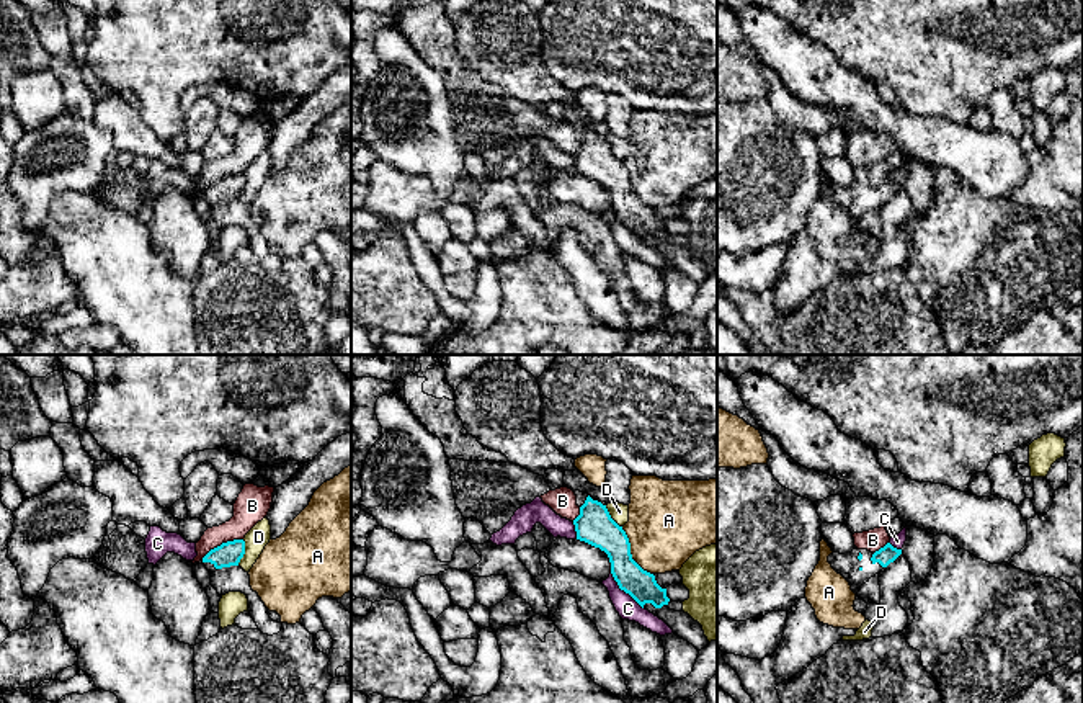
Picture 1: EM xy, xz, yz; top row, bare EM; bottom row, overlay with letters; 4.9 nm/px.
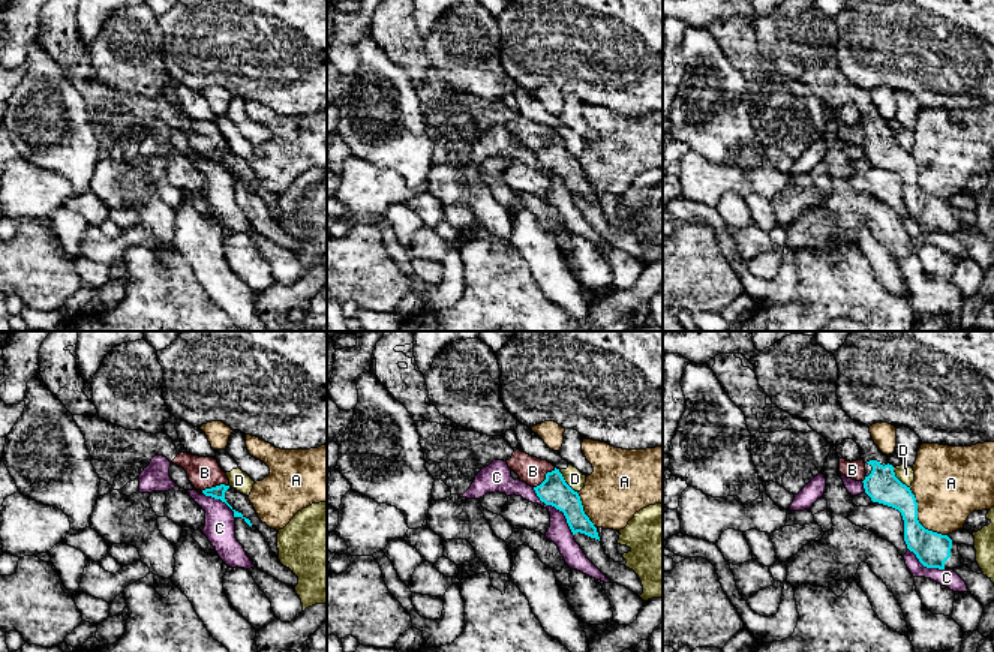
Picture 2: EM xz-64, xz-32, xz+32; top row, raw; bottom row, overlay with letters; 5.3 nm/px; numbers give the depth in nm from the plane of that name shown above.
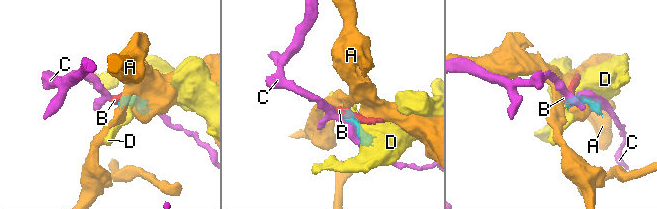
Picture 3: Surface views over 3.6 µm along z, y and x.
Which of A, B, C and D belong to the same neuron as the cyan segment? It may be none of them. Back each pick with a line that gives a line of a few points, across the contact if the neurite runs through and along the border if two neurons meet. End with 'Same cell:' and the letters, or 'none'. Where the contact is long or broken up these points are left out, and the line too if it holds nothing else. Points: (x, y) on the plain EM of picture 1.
Same cell: none

